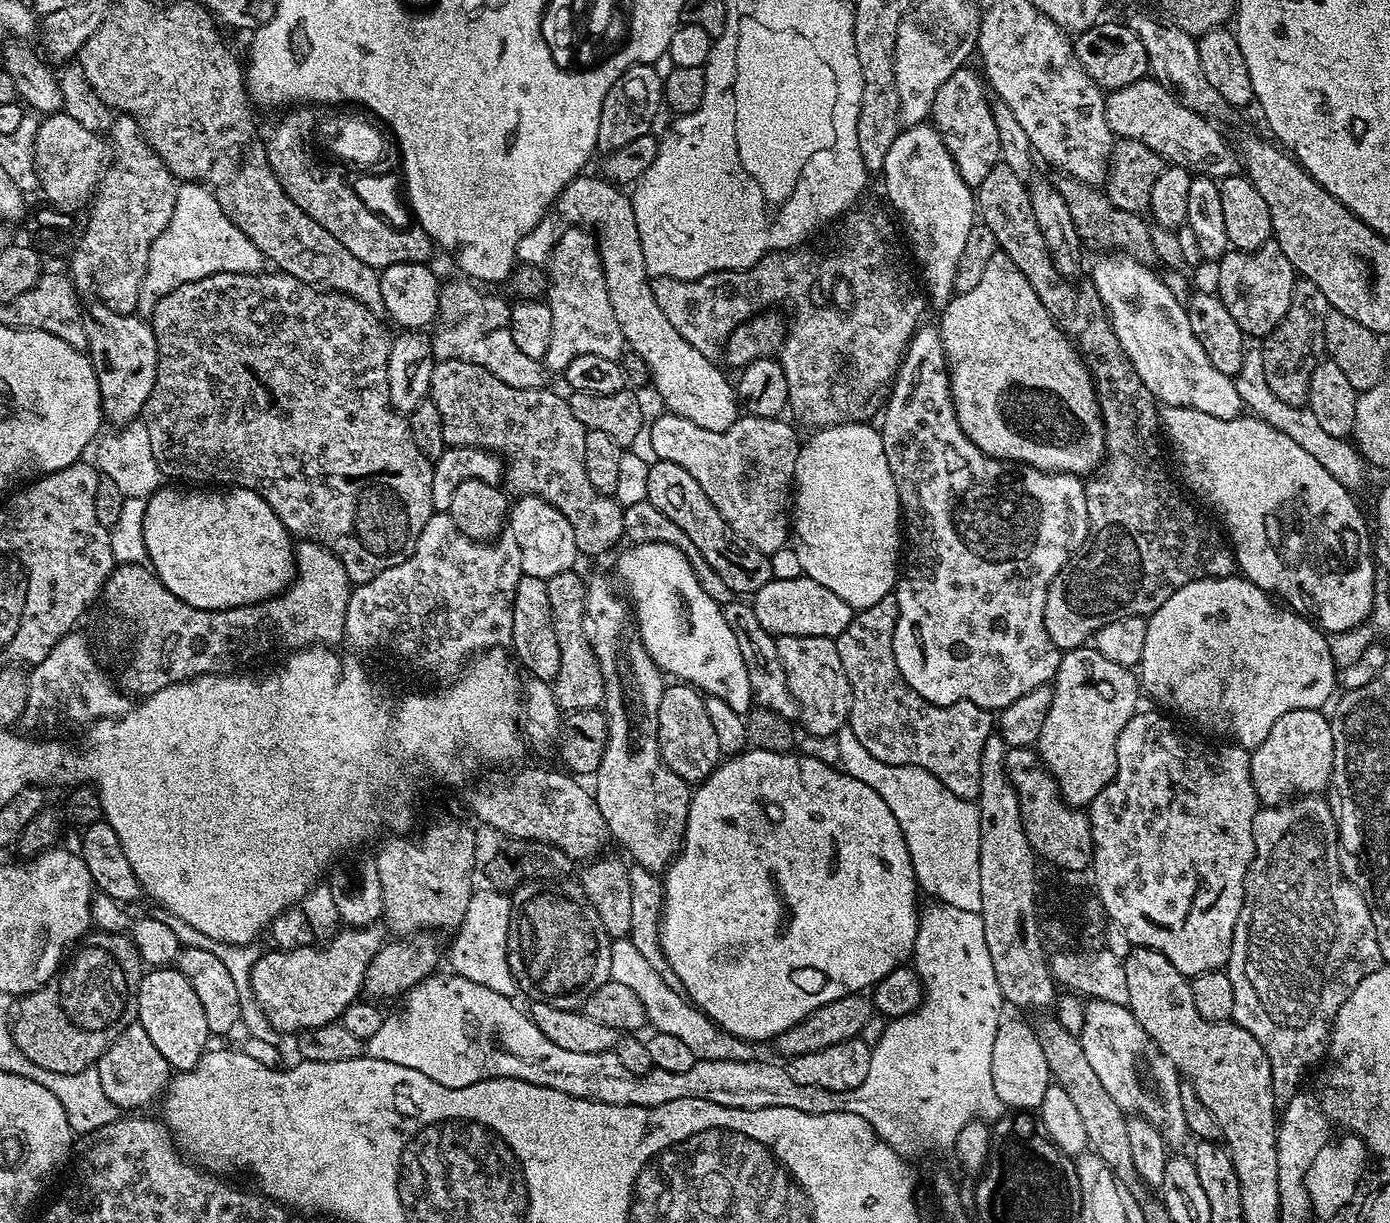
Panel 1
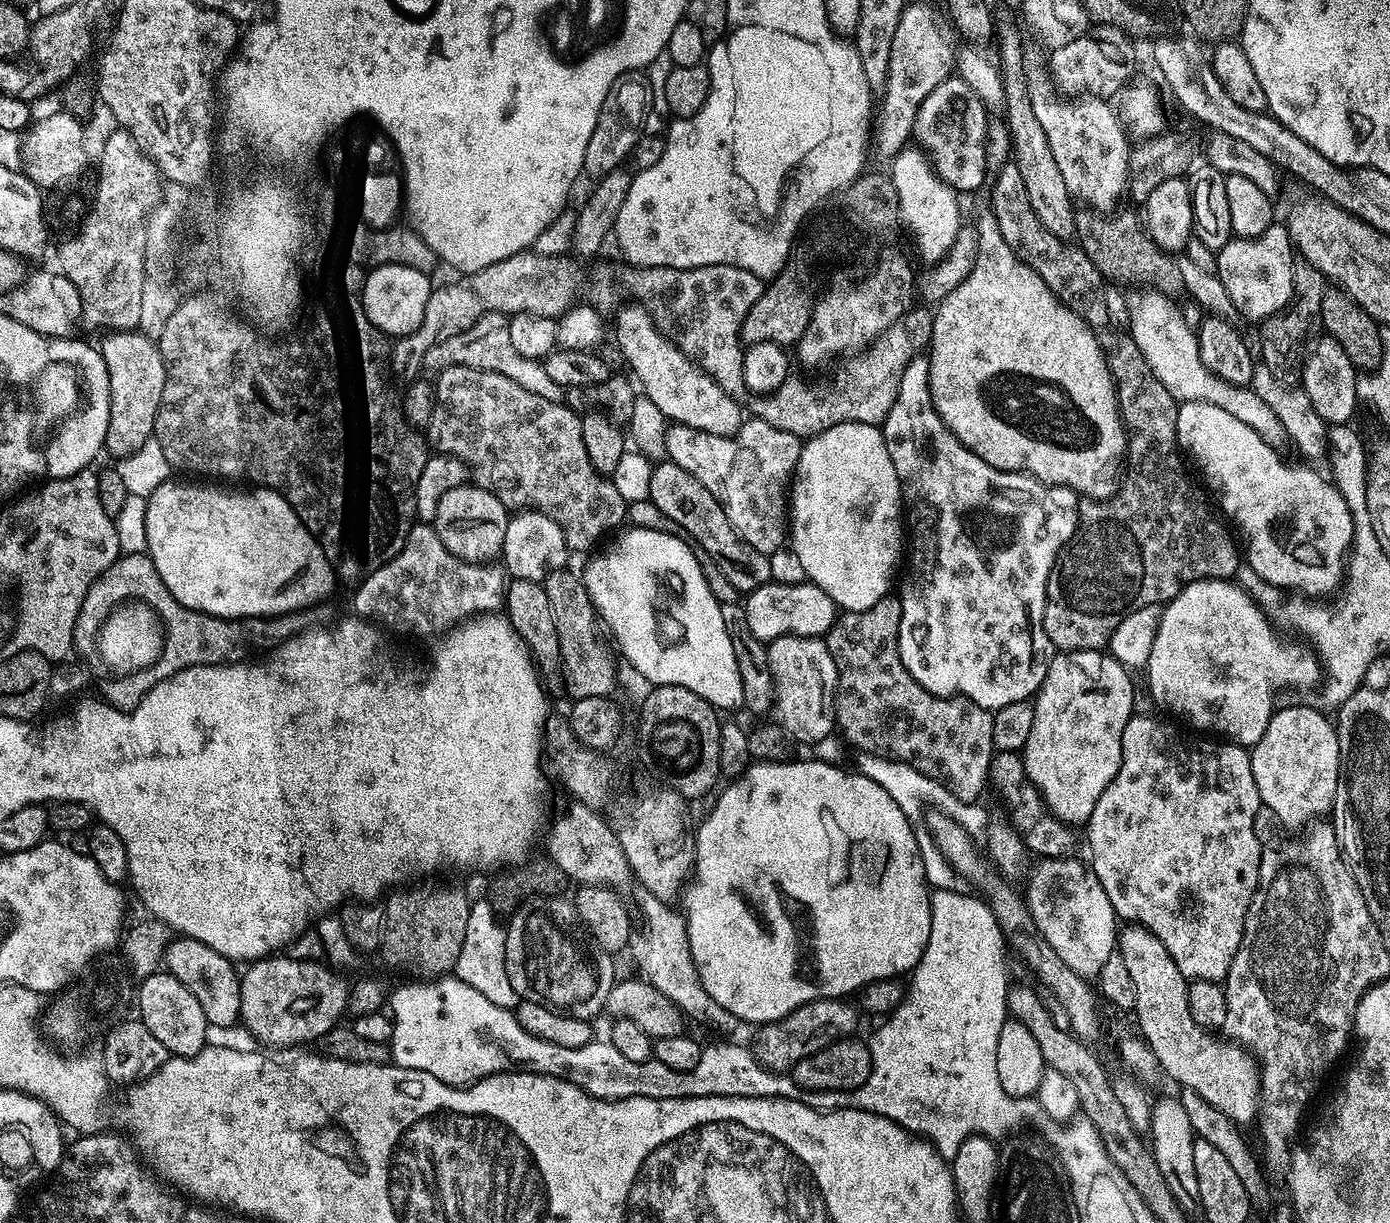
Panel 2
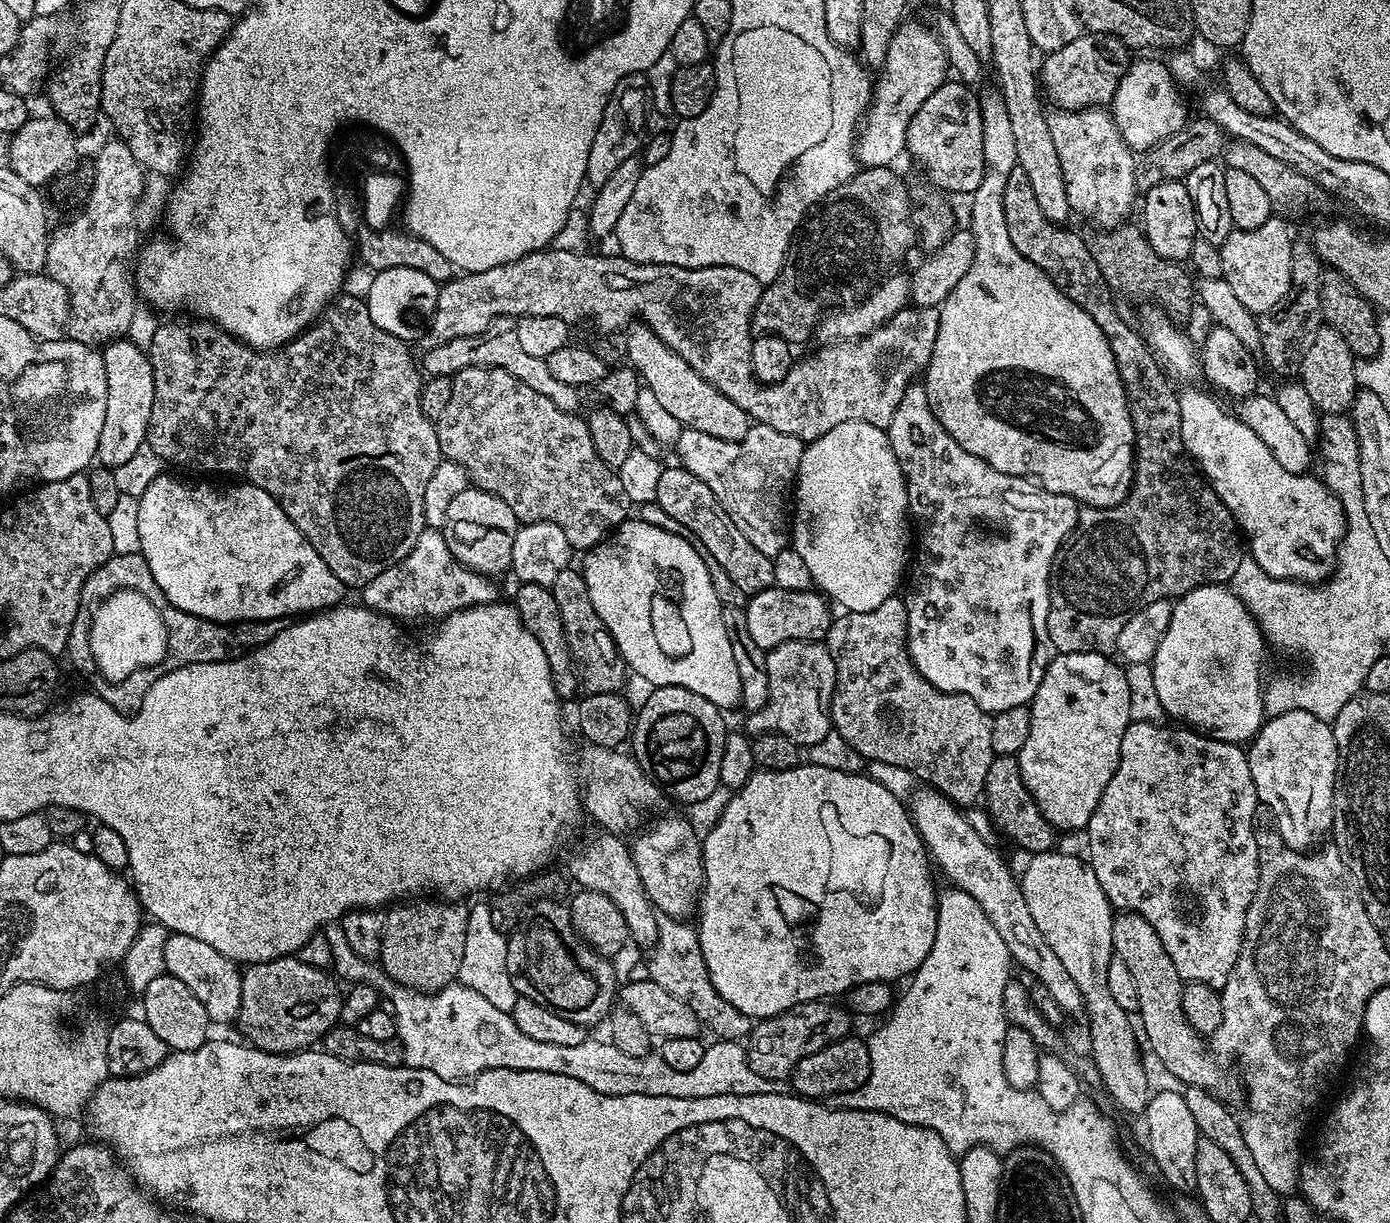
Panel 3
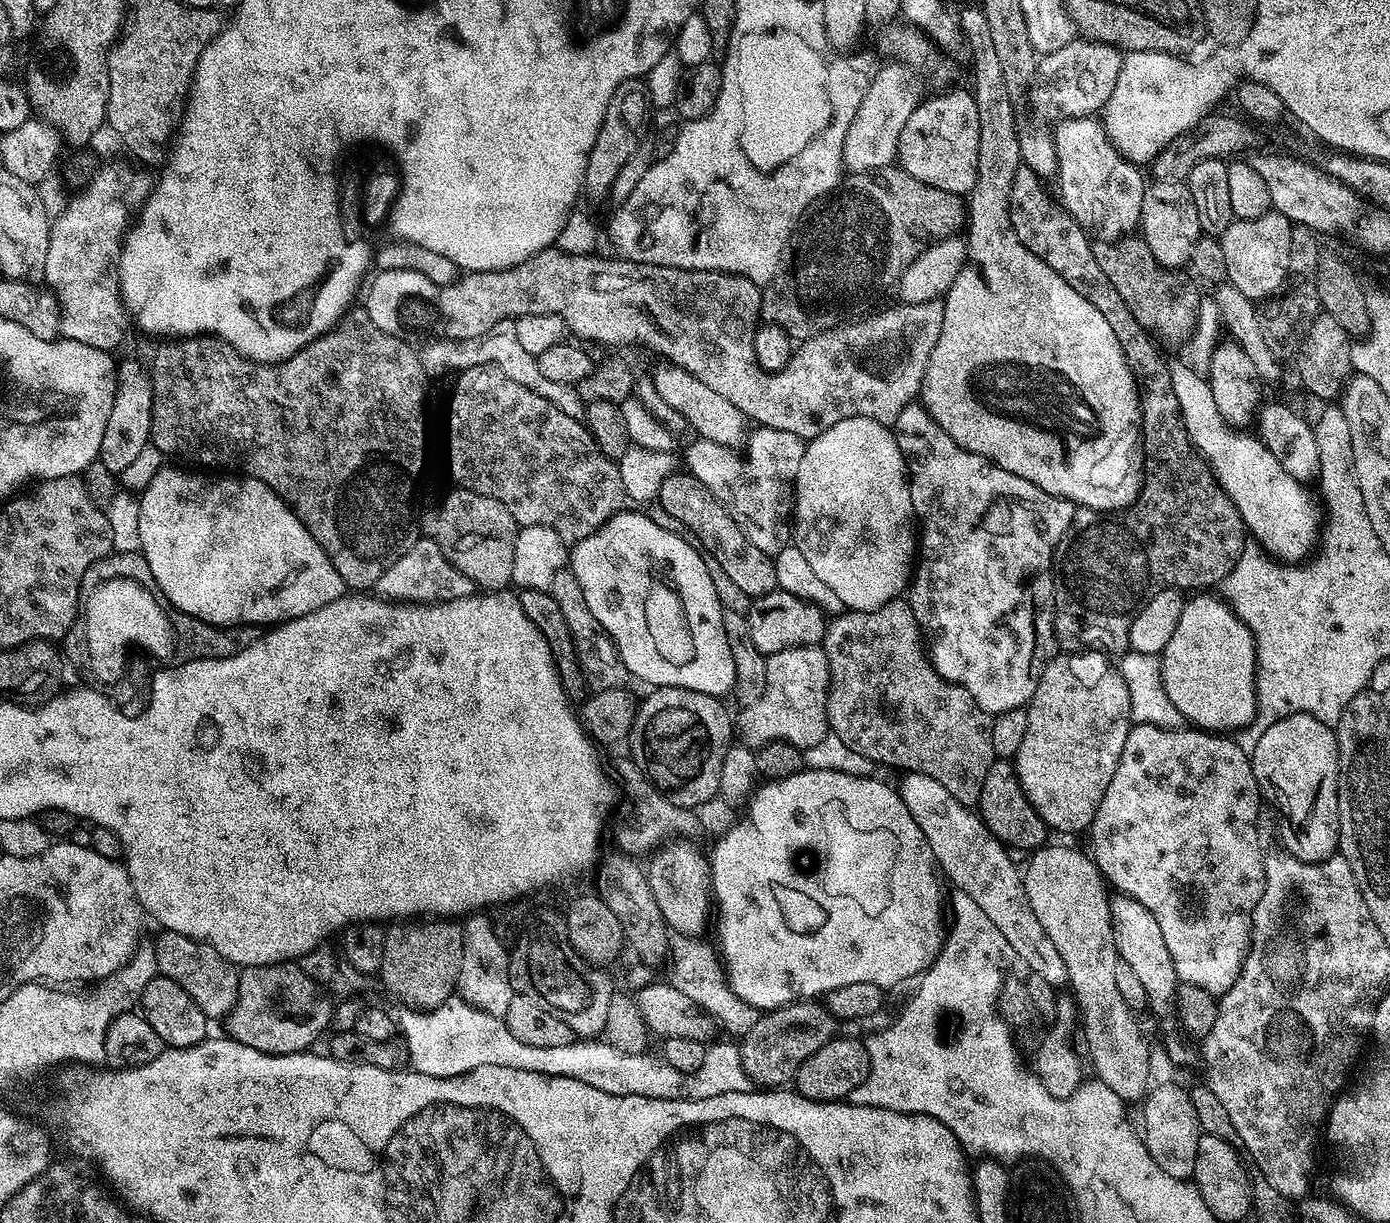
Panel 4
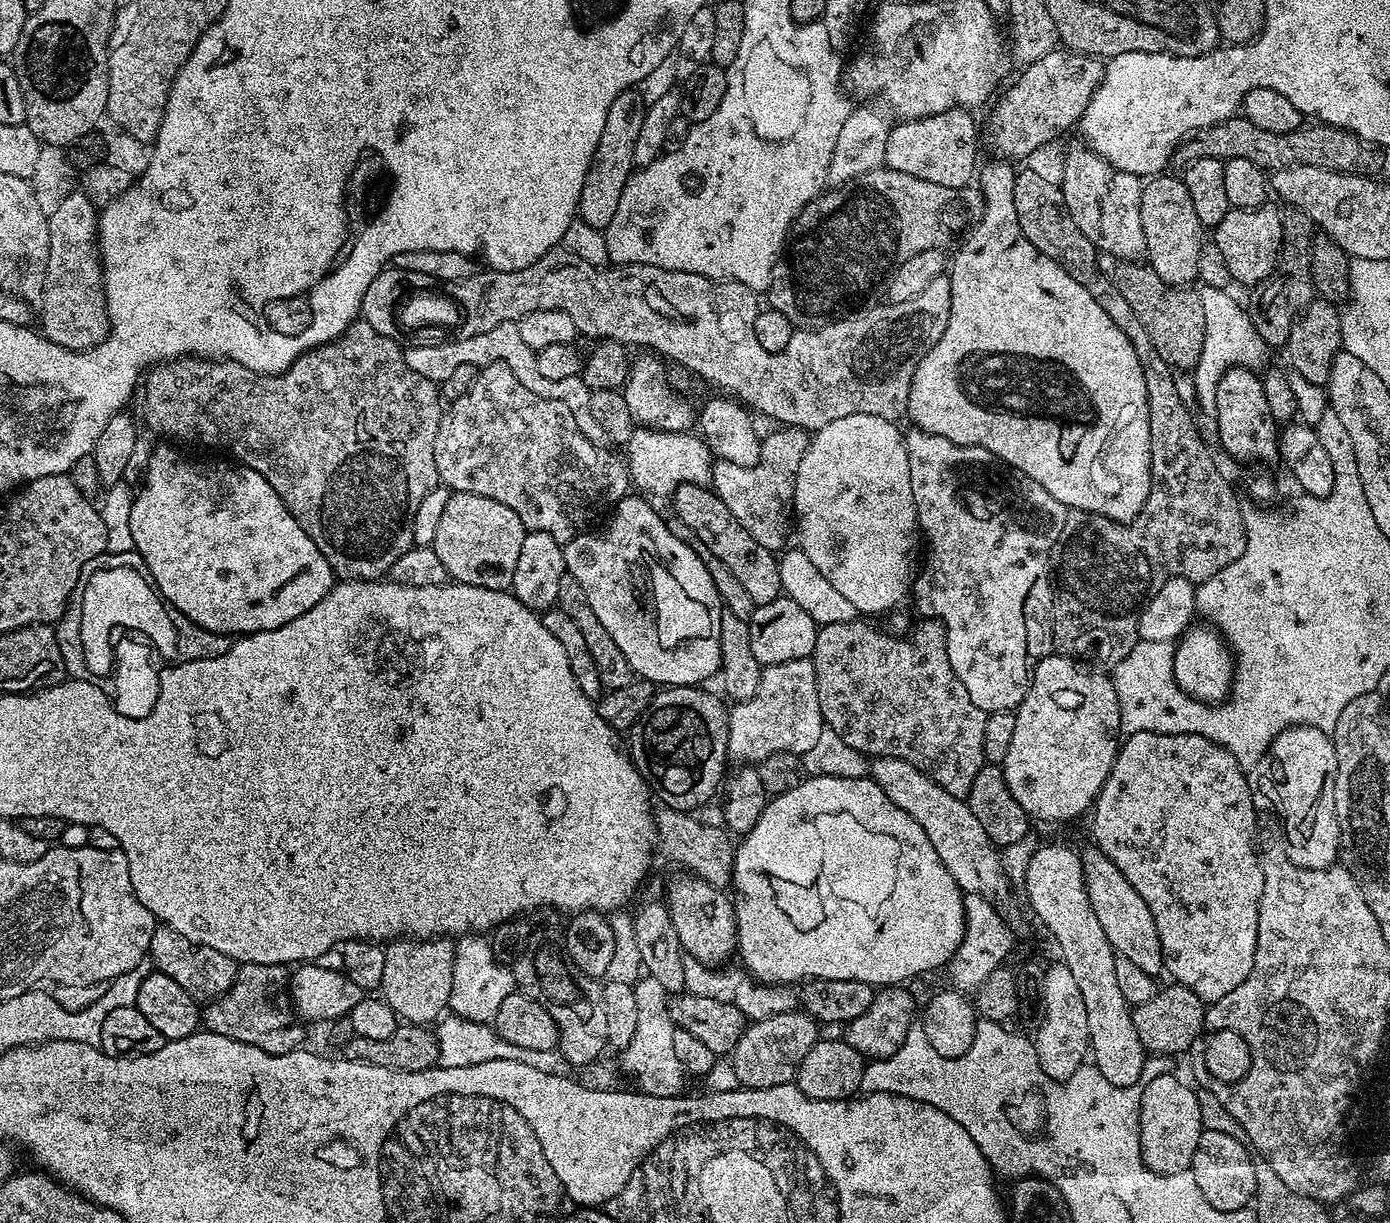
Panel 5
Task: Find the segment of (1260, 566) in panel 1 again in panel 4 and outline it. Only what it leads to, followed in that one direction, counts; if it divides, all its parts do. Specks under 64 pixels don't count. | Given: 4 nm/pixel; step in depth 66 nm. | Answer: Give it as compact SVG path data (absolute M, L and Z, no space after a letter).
M1184 362L1173 363L1171 369L1174 394L1178 398L1186 434L1234 502L1238 514L1244 519L1245 529L1257 536L1253 537L1269 555L1281 561L1296 562L1307 557L1311 544L1313 547L1318 538L1318 504L1312 501L1308 488L1286 473L1261 439L1255 435L1244 436L1248 434L1235 430L1220 417L1214 394L1205 377L1196 374Z

